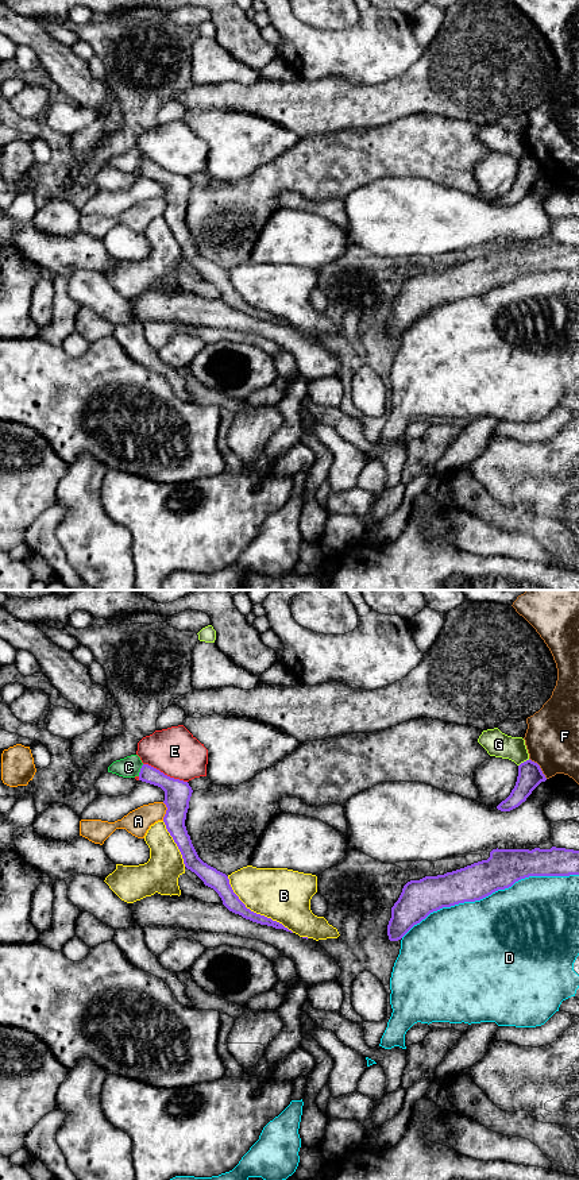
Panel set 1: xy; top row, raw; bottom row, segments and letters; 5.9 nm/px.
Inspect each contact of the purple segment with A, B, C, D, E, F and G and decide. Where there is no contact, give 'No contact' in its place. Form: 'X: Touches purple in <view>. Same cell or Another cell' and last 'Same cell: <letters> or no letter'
A: Touches purple in xy. Another cell
B: Touches purple in xy. Another cell
C: Touches purple in xy. Same cell
D: Touches purple in xy. Another cell
E: Touches purple in xy. Another cell
F: Touches purple in xy. Another cell
G: Touches purple in xy. Another cell
Same cell: C

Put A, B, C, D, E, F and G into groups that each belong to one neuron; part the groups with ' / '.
A / B / C / D / E / F / G

